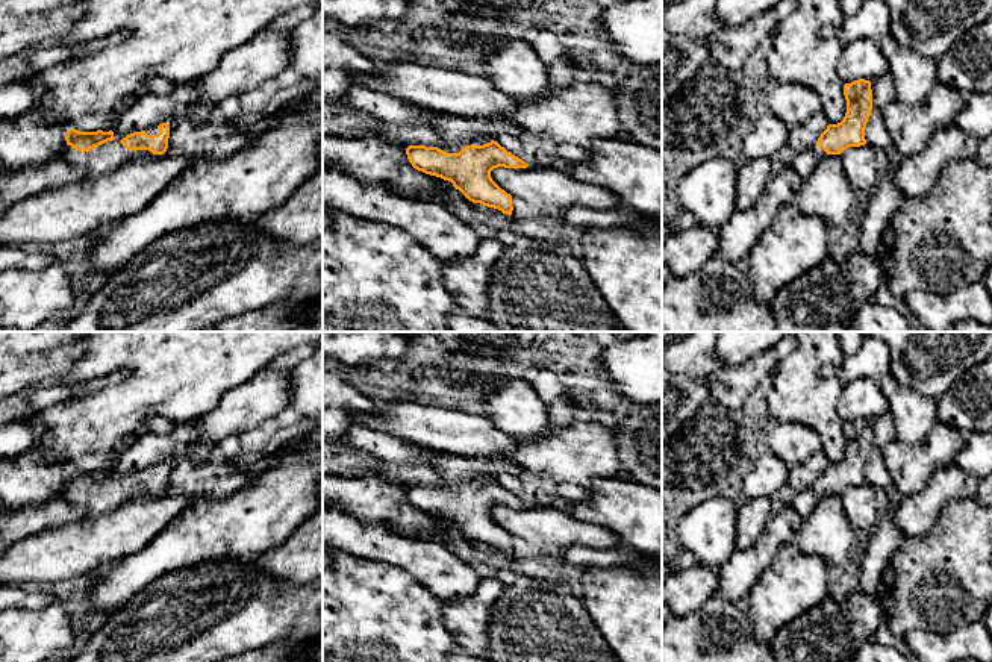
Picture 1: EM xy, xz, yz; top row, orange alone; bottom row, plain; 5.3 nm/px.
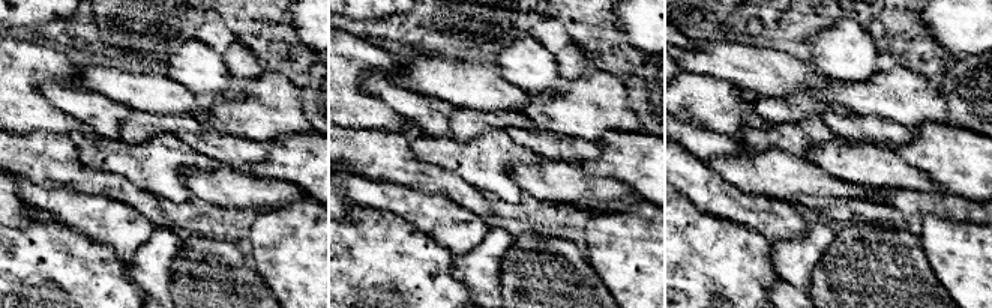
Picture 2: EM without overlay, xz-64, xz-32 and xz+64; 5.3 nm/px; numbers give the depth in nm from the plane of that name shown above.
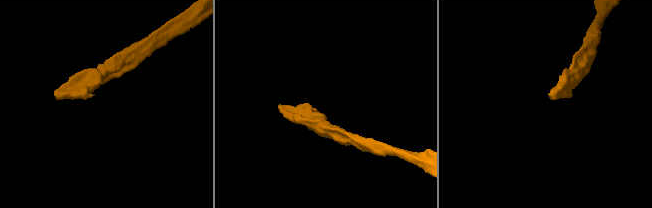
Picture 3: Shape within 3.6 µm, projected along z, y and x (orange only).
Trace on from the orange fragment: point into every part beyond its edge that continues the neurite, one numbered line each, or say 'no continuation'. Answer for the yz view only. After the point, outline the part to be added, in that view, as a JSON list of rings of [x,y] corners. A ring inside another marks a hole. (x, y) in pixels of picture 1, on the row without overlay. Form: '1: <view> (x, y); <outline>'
1: yz (804, 502); [[[815,483],[809,488],[806,488],[804,491],[795,494],[791,506],[800,514],[800,517],[804,521],[809,518],[809,515],[813,512],[815,506],[825,495],[828,495],[828,494]]]

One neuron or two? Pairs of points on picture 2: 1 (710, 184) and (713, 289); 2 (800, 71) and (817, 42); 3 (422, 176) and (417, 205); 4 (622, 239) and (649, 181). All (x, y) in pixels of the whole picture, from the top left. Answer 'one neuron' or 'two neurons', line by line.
1: two neurons
2: two neurons
3: two neurons
4: two neurons

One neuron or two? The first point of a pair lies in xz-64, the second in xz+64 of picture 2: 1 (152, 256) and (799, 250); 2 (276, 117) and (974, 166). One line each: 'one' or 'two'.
1: one
2: two

